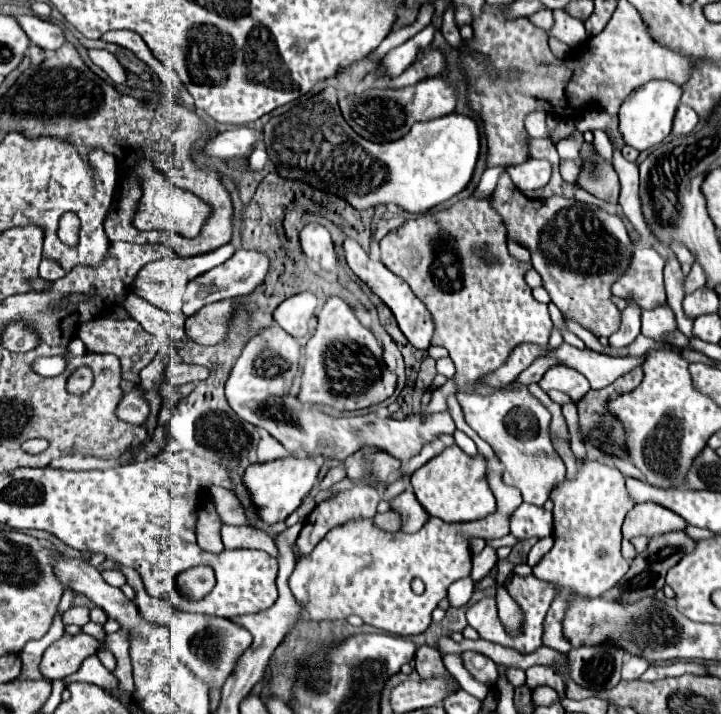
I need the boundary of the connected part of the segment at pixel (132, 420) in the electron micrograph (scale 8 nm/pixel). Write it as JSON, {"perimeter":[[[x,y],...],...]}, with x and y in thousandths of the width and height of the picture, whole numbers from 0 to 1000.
{"perimeter":[[[168,532],[168,546],[171,546],[171,557],[162,566],[162,585],[179,594],[201,594],[204,583],[207,583],[207,569],[201,563],[198,555],[190,552],[187,546],[190,538],[179,535],[179,532]]]}

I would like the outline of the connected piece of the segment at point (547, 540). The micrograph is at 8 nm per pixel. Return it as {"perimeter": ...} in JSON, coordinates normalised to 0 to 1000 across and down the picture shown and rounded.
{"perimeter":[[[760,751],[749,755],[735,770],[731,780],[731,790],[735,794],[742,793],[745,787],[755,779],[756,775],[761,773],[767,766],[767,752]]]}

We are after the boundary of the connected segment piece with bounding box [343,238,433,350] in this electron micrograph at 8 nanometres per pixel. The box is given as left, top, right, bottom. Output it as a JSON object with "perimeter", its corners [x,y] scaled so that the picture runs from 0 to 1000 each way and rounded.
{"perimeter":[[[487,333],[479,336],[476,342],[479,350],[479,364],[484,370],[484,375],[531,420],[534,429],[542,431],[545,443],[551,445],[551,454],[556,459],[556,465],[562,468],[562,473],[581,490],[592,490],[598,471],[601,471],[601,457],[598,457],[598,440],[592,437],[592,431],[587,431],[587,423],[570,409],[570,403],[564,401],[562,392],[556,392],[553,387],[548,387],[542,378],[537,378],[526,364],[515,364],[509,359],[509,353]]]}

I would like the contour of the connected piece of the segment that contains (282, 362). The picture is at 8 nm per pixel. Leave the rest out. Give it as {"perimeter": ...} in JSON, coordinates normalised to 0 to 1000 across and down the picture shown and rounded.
{"perimeter":[[[373,457],[340,482],[312,538],[312,555],[323,577],[354,597],[368,599],[401,633],[448,639],[476,647],[503,625],[523,625],[537,636],[553,641],[556,647],[564,647],[570,639],[581,636],[587,622],[603,616],[609,608],[631,605],[631,591],[623,577],[598,580],[592,585],[573,580],[570,585],[564,583],[562,588],[548,588],[528,585],[520,577],[484,585],[459,585],[442,577],[437,569],[423,571],[412,557],[401,552],[406,527],[415,515],[415,496],[417,485],[406,471],[401,471],[387,457]]]}

